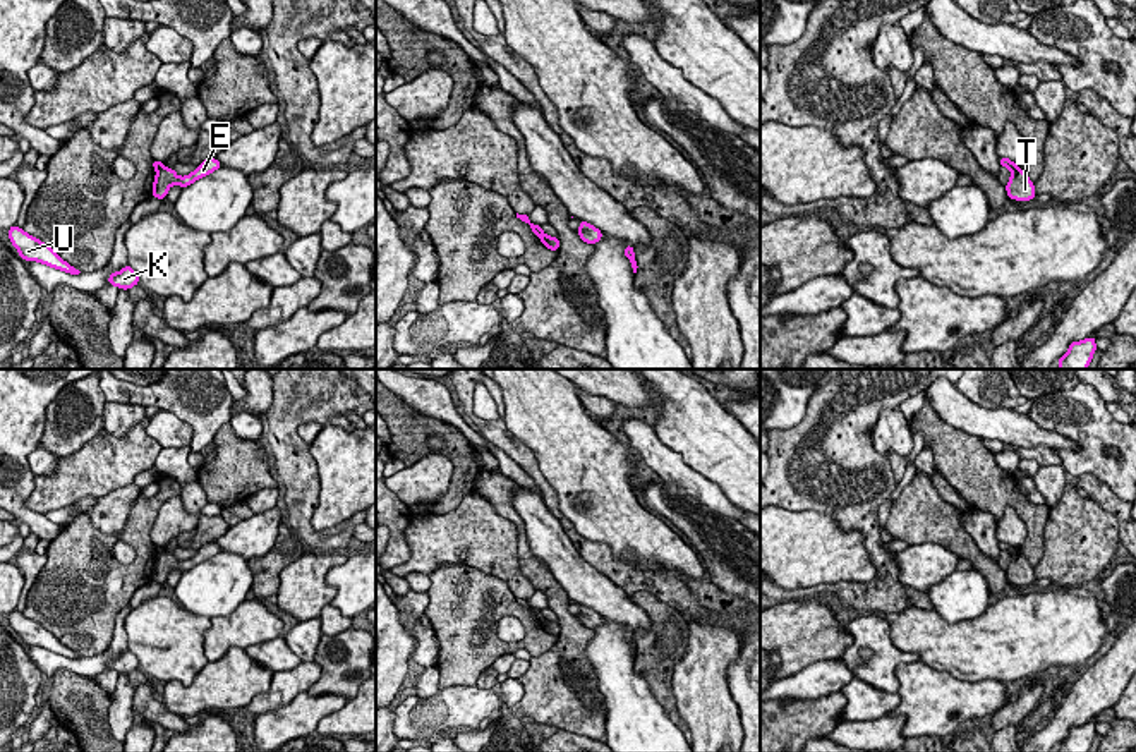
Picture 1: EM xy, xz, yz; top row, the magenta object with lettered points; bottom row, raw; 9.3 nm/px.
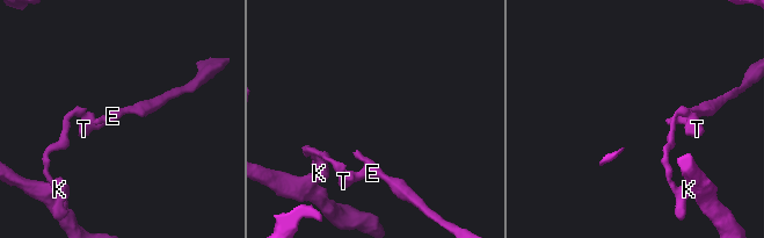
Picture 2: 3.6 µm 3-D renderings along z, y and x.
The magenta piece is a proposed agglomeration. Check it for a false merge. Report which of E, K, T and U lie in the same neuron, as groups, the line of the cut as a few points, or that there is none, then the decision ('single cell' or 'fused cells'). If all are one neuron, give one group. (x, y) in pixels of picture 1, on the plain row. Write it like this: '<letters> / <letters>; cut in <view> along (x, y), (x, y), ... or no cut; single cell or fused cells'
E T / K U; cut in xz along (546, 620), (541, 624); fused cells

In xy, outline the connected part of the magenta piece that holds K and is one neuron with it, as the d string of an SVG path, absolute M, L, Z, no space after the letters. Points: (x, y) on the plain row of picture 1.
M127 649L124 654L112 658L108 663L110 670L129 675L130 671L139 668L137 658Z

